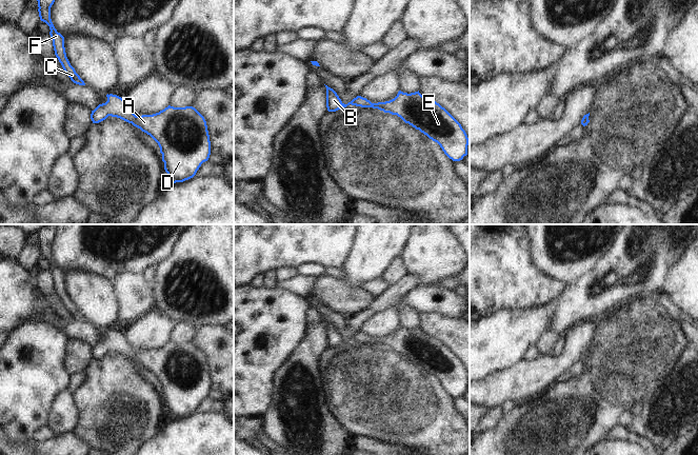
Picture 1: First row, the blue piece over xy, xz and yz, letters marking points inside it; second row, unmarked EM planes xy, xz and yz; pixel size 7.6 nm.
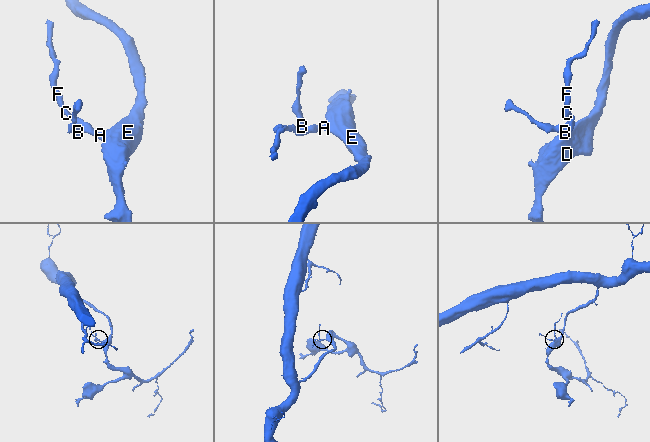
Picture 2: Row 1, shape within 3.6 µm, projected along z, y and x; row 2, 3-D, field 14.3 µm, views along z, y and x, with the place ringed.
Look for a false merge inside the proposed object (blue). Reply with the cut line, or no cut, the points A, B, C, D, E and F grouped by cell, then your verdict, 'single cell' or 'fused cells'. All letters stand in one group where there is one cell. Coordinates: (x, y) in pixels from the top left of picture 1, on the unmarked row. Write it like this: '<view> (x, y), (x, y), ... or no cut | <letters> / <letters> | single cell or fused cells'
no cut | A B C D E F | single cell

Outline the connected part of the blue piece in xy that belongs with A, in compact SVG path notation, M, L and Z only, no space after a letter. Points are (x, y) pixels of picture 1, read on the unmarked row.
M107 330L107 337L92 347L93 359L99 359L108 352L120 354L149 371L159 381L168 411L168 419L183 418L193 414L201 400L208 396L211 377L204 353L193 342L174 343L168 341L153 351L136 352L126 341L124 335L117 331Z

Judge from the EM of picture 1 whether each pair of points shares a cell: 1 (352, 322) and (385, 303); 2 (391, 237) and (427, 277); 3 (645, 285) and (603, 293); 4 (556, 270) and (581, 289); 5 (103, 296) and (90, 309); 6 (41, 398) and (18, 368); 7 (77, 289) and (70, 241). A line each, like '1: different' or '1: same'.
1: same
2: different
3: same
4: different
5: same
6: same
7: different

